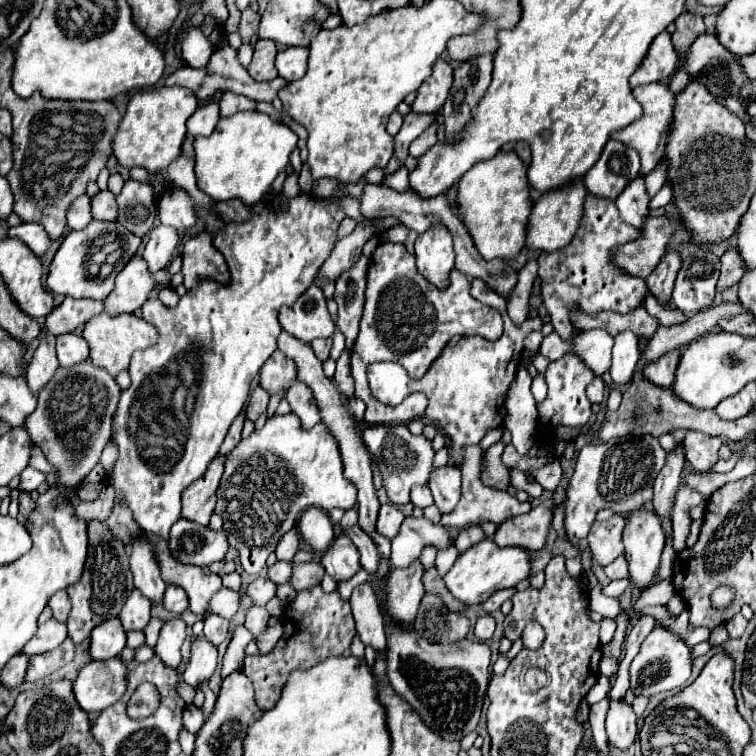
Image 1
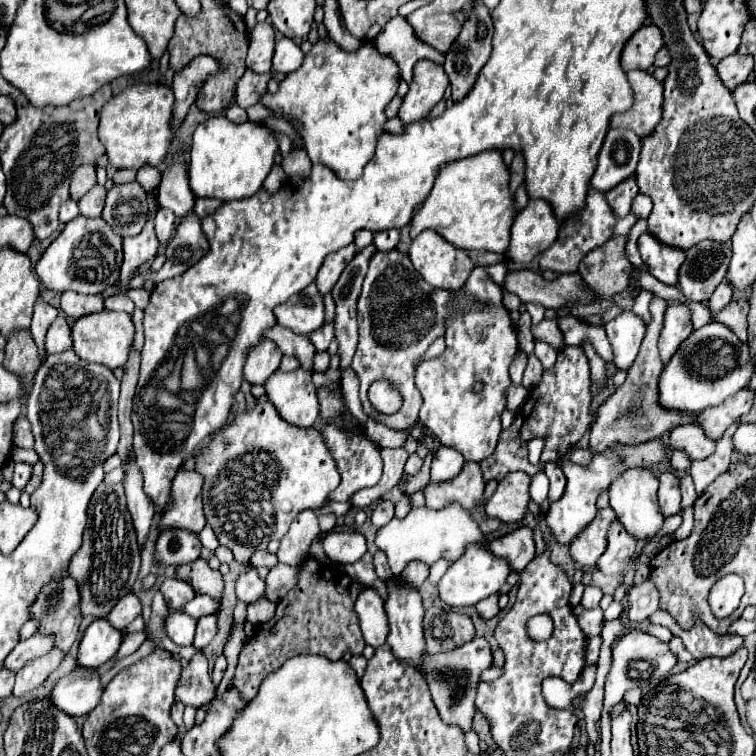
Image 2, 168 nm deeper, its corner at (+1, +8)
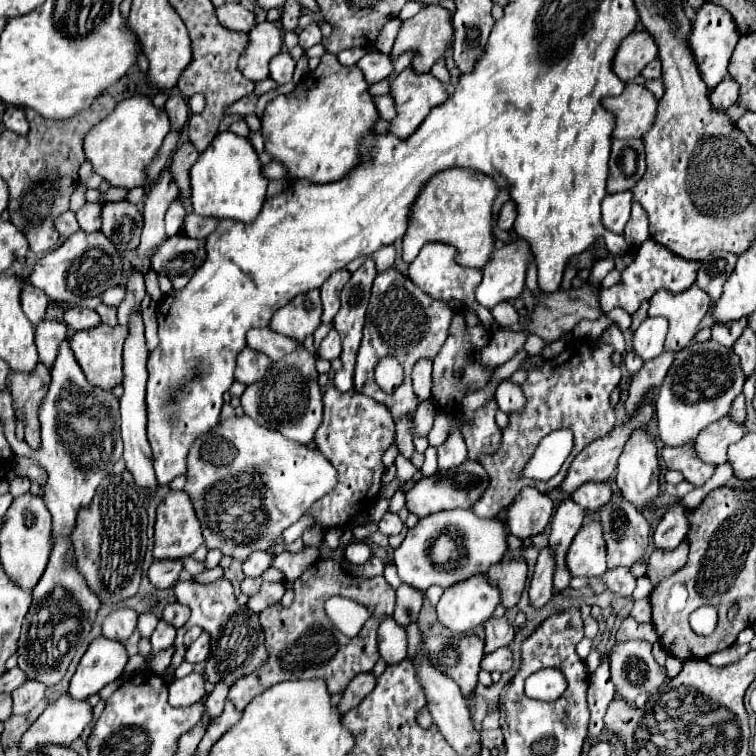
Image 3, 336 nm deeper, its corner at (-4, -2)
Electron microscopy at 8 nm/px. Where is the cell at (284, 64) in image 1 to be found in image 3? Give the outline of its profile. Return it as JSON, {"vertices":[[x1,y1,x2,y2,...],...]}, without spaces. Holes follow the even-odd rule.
{"vertices":[[279,52,271,62,269,62,269,78,273,78,277,84,285,84,293,78,295,62,289,56,289,52]]}

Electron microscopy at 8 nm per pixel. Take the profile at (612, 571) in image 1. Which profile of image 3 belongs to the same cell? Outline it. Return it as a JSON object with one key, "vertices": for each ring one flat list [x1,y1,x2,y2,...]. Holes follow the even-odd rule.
{"vertices":[[613,494,611,500,599,508,599,524,603,528,609,568,617,568,617,566,631,568,637,560,643,558,649,542,649,522,641,514,641,510,637,510,631,502,627,502,619,494]]}

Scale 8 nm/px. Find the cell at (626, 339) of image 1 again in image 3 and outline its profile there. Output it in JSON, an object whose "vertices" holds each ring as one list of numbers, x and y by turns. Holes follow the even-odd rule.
{"vertices":[[647,318,633,334,633,350,643,360,657,358,663,352,667,330,669,330,667,318]]}

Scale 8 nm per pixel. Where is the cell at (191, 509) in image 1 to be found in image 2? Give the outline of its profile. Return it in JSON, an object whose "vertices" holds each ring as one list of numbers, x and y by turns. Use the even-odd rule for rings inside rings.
{"vertices":[[180,470,172,482,172,508,168,516,158,522,160,528,186,528,190,532,200,532,206,524,204,504,202,504,204,476,196,470]]}

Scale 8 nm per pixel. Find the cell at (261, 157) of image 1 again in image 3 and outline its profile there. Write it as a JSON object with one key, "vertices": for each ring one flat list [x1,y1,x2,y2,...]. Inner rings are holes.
{"vertices":[[229,130,219,132,215,142,203,154,199,154,199,160,191,168,191,206,199,216,251,222,265,202,265,190,267,178,261,176,261,164,253,146,247,138]]}

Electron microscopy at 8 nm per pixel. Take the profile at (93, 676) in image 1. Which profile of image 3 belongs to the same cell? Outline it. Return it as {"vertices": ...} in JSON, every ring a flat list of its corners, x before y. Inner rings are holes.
{"vertices":[[65,694,51,706,47,706,45,712,21,736,19,750,21,754,29,754,49,744,69,746,73,740,81,736,89,722,91,706,87,704,87,700,77,702]]}

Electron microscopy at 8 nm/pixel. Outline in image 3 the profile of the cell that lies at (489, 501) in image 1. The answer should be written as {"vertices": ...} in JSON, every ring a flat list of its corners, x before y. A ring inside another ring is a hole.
{"vertices":[[465,460,459,466,453,466,449,470,437,470,431,478,423,476,405,492,405,506,409,512,417,514,419,518,429,516,439,510,451,510,451,508,471,508,477,498,481,498,483,490,487,486,487,472,479,462]]}

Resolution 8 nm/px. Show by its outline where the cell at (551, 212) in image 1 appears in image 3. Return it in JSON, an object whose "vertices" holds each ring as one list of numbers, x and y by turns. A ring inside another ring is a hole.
{"vertices":[[525,240,493,250,481,270,483,278,475,288,475,300,485,308,493,308,499,302,517,298,525,288,525,272,531,260,533,254]]}

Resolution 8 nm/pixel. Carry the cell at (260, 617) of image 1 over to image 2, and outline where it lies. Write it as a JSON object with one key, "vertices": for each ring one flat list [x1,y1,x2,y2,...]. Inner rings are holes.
{"vertices":[[254,568,244,572,236,582,236,596,248,604,258,602,264,596,264,590,266,590,266,582,256,574]]}

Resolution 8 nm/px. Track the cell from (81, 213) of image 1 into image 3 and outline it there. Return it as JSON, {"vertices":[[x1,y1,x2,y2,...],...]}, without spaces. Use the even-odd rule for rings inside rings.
{"vertices":[[67,210,67,212,63,212,63,214,59,214,57,218,55,218,55,228,57,228,57,232,61,234,61,236,71,236,73,232,77,232,79,230,79,226,77,226,77,220,75,220,75,214,71,212,71,210]]}

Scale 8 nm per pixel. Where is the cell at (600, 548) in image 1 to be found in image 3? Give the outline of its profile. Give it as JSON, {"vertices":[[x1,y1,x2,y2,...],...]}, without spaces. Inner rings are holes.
{"vertices":[[597,520,585,522,577,532,577,538,567,552,567,568,571,576,599,576,607,570,605,540]]}

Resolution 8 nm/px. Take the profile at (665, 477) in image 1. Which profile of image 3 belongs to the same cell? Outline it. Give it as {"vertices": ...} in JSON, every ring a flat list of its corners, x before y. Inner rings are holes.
{"vertices":[[681,504,669,506,667,514,663,516,663,520,655,528,655,534,653,534,655,548,675,550,685,540,687,530,689,530,689,524,685,518,685,508]]}

